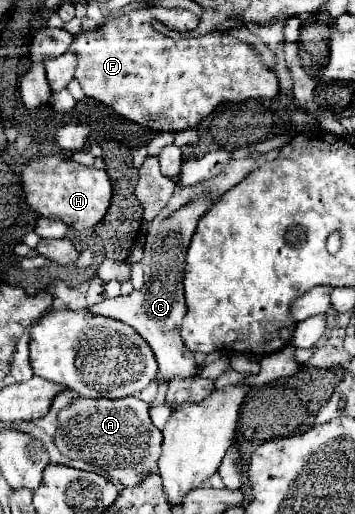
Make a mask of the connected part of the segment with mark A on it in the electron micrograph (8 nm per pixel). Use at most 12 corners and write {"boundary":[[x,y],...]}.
{"boundary":[[136,397],[74,399],[54,443],[122,487],[156,471],[162,433]]}

